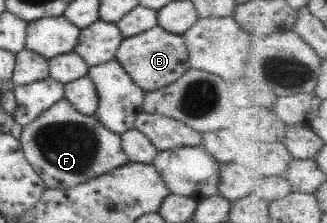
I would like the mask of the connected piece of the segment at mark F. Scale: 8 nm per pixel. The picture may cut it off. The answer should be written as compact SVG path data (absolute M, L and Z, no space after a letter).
M64 98L21 128L19 145L25 160L44 186L55 190L73 188L128 163L121 150L119 133L107 131L93 116L76 112Z

